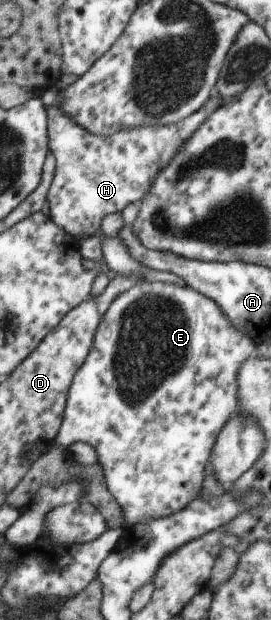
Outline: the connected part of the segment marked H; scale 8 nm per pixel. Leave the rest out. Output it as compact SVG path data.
M59 87L37 94L47 107L48 112L48 151L55 156L56 168L48 191L49 211L56 223L72 232L78 238L91 237L101 231L101 220L107 215L123 211L129 203L138 204L152 188L153 180L158 176L174 155L181 151L185 142L199 129L199 126L217 108L229 103L231 98L211 96L195 113L171 125L141 126L130 130L119 130L110 136L95 135L68 116L60 106L62 93Z

